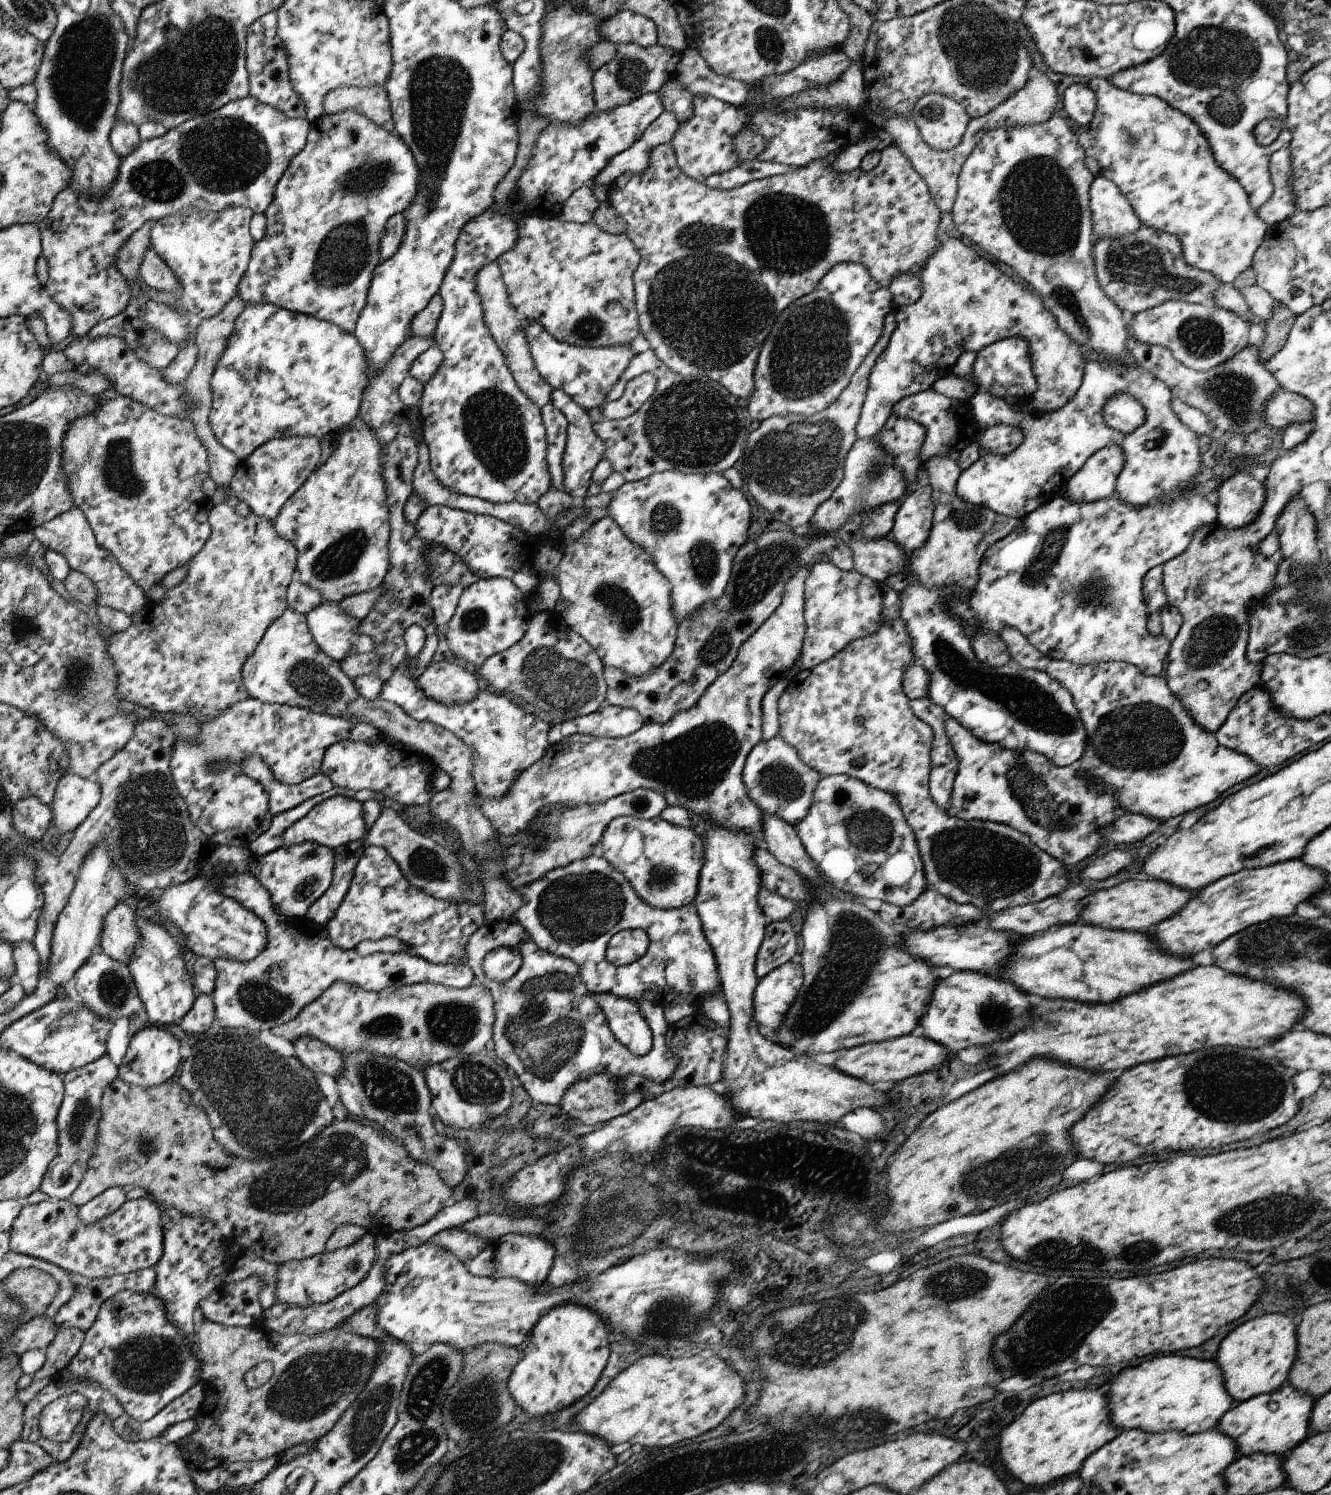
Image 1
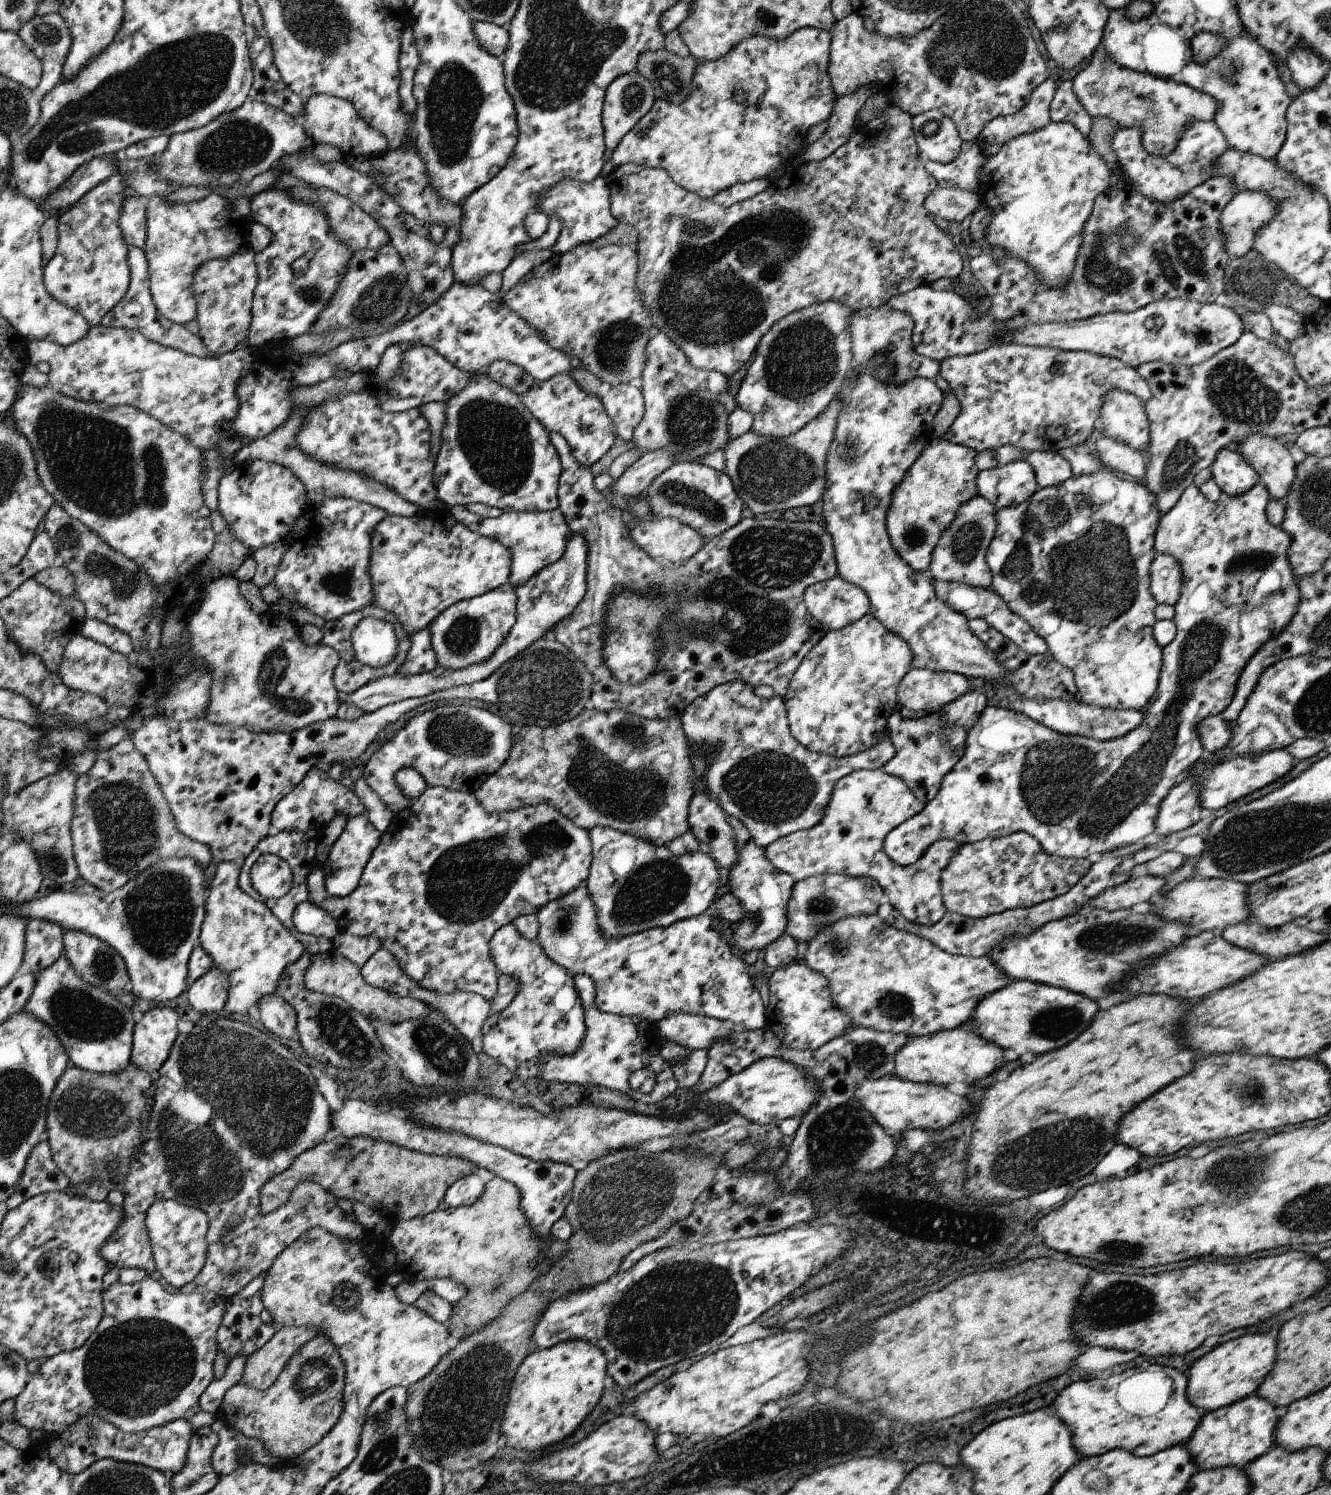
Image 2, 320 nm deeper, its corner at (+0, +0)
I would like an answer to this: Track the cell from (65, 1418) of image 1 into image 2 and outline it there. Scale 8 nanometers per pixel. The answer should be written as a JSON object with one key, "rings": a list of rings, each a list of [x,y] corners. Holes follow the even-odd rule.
{"rings":[[[147,1274],[140,1281],[133,1284],[124,1285],[117,1280],[109,1286],[103,1287],[100,1297],[102,1298],[103,1314],[102,1320],[99,1321],[94,1333],[78,1349],[54,1354],[53,1357],[46,1358],[38,1366],[37,1370],[32,1373],[31,1380],[26,1384],[22,1392],[14,1398],[12,1419],[15,1419],[17,1424],[20,1424],[28,1431],[35,1429],[44,1431],[47,1434],[60,1433],[65,1429],[69,1429],[71,1424],[75,1424],[89,1410],[95,1410],[97,1413],[105,1415],[109,1424],[124,1433],[143,1433],[147,1429],[160,1427],[179,1419],[187,1421],[187,1424],[190,1424],[193,1430],[201,1427],[209,1427],[215,1420],[215,1415],[200,1411],[197,1399],[203,1390],[207,1388],[209,1382],[214,1380],[213,1364],[217,1354],[217,1330],[223,1321],[225,1300],[214,1292],[184,1294],[177,1293],[175,1290],[165,1290],[159,1285],[159,1282]]]}

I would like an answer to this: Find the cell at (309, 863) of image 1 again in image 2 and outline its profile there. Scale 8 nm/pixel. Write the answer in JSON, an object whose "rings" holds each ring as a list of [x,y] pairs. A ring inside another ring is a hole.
{"rings":[[[275,854],[260,855],[251,865],[251,886],[261,898],[281,898],[291,888],[289,865]]]}

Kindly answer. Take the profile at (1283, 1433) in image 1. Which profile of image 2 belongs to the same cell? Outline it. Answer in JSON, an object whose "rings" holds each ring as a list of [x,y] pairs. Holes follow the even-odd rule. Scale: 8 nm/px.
{"rings":[[[1251,1394],[1223,1409],[1202,1414],[1195,1430],[1193,1430],[1191,1436],[1182,1445],[1189,1453],[1192,1464],[1194,1463],[1201,1471],[1223,1467],[1237,1467],[1240,1470],[1244,1470],[1252,1460],[1255,1460],[1259,1455],[1269,1450],[1269,1447],[1273,1446],[1274,1428],[1280,1412],[1270,1402],[1265,1401],[1256,1394]]]}

